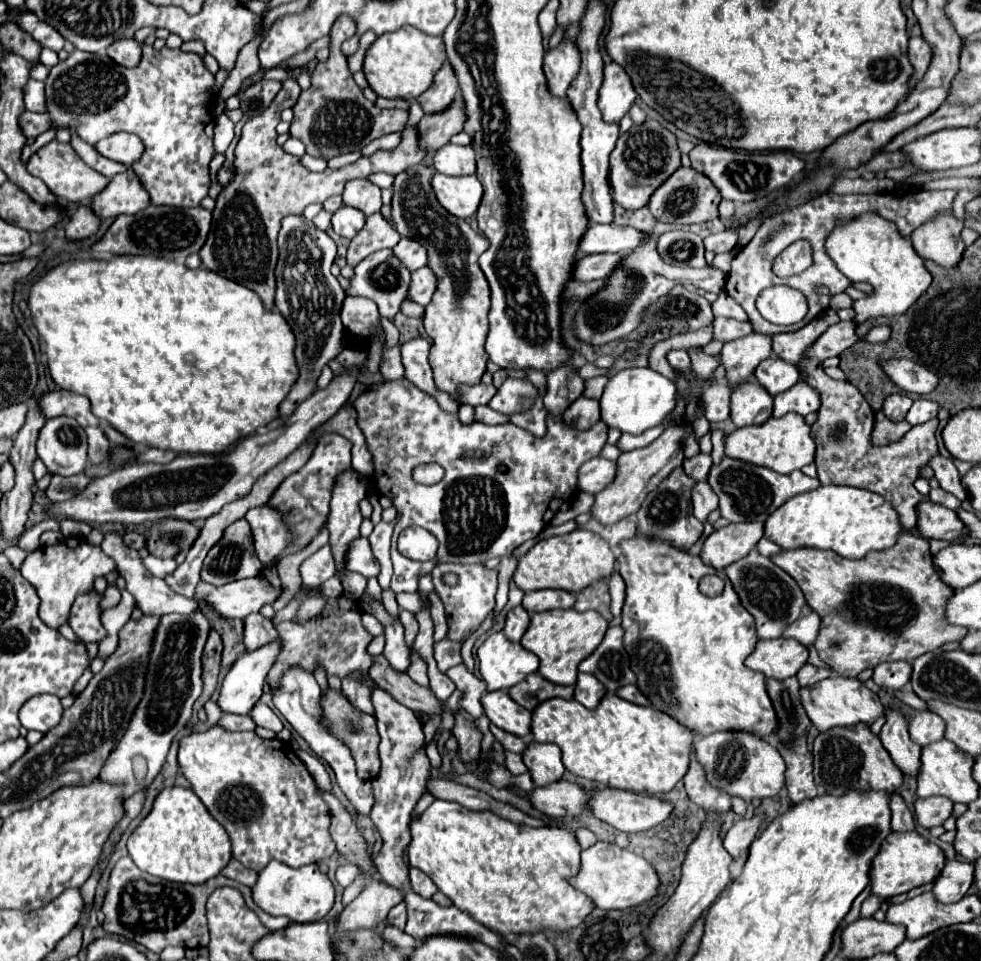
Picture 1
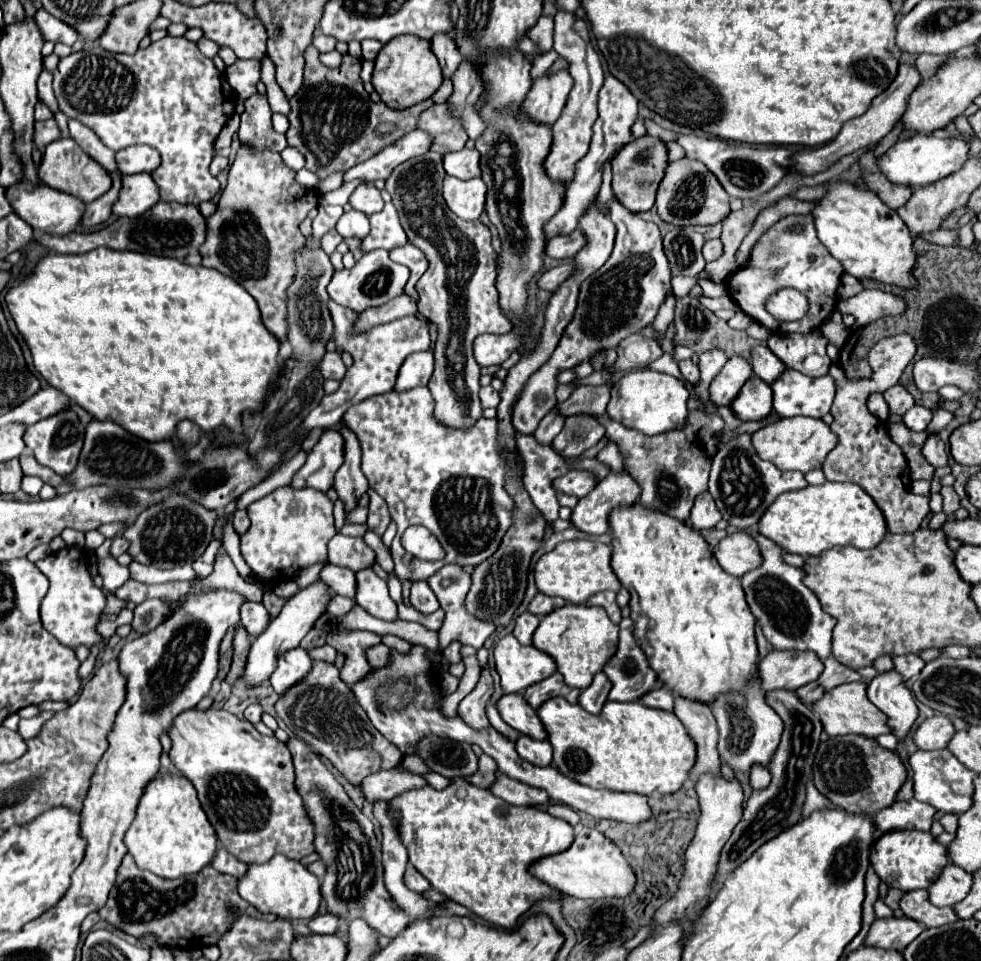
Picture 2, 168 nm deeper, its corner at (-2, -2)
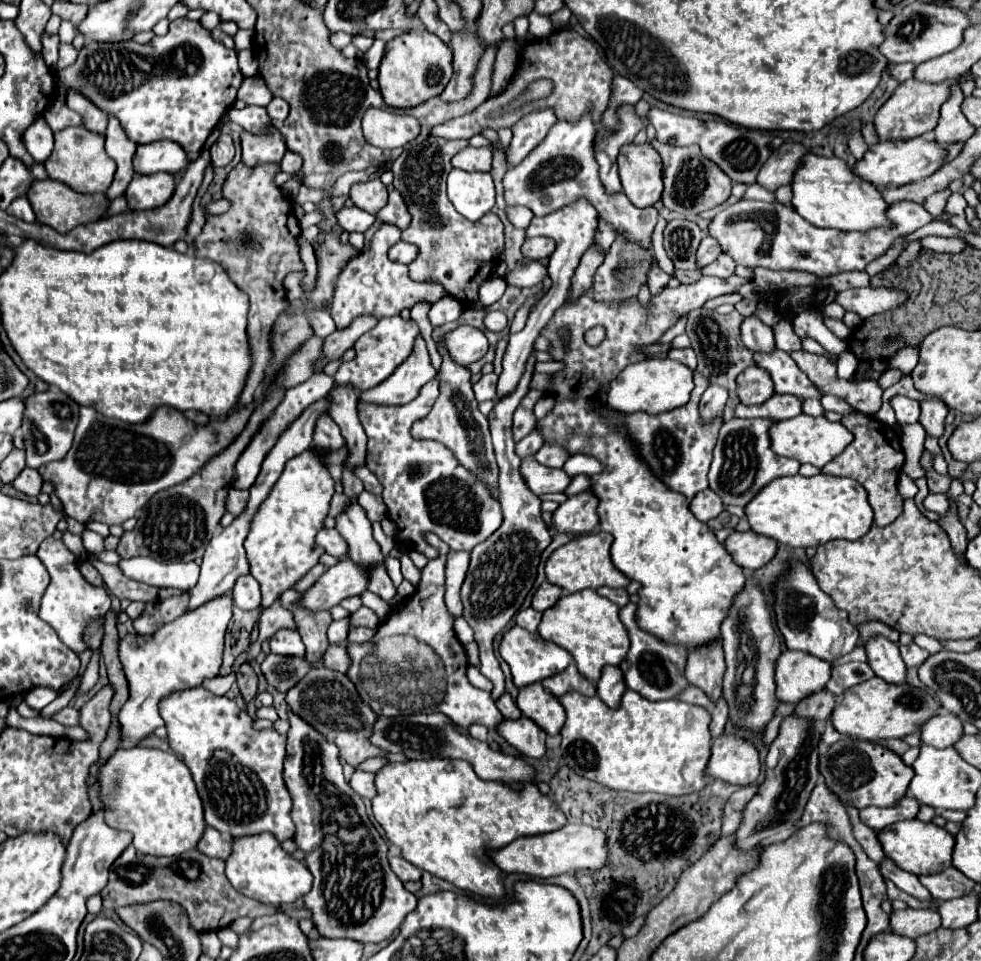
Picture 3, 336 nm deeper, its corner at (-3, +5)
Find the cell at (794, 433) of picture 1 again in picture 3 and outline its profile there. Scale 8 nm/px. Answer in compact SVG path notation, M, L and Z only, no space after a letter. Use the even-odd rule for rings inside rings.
M805 413L791 417L791 419L777 421L769 429L769 435L771 435L771 441L773 441L771 447L777 455L797 459L799 463L811 463L819 469L823 465L827 465L831 459L835 459L839 453L843 453L843 449L853 441L853 435L841 423L831 423L825 417L811 417L811 415L805 415Z

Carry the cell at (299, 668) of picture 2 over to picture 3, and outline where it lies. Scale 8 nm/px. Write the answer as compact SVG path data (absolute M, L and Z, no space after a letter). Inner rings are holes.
M279 629L271 639L269 639L271 651L279 653L279 655L303 655L305 653L305 645L299 637L299 631L295 629Z

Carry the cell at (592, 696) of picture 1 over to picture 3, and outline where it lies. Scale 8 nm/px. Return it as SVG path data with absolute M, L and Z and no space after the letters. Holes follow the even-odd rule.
M607 665L603 667L603 675L597 681L597 695L611 707L617 709L621 705L621 697L627 691L623 671L619 667Z

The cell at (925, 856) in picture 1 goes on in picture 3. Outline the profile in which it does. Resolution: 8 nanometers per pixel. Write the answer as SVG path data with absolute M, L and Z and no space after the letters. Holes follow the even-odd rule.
M919 819L899 821L895 825L889 825L879 833L879 841L887 857L891 857L901 869L915 875L931 875L947 869L951 865L951 855L955 845L955 837L949 831L933 823L923 823Z

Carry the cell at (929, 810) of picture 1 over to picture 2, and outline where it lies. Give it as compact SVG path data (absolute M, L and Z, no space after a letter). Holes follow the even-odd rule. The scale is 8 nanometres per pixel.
M918 800L894 802L890 808L884 808L874 814L876 828L882 832L890 830L920 830L928 832L936 816L936 808L930 804L922 804Z

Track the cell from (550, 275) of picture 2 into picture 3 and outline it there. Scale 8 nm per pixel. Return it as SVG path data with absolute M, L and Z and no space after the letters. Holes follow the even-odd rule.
M531 261L509 271L505 275L505 281L507 285L515 285L515 287L535 287L545 279L545 275L547 275L547 267L537 261Z

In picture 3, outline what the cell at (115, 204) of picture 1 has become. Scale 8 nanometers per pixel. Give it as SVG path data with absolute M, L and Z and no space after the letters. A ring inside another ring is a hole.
M167 173L135 175L125 191L125 197L131 209L155 209L171 199L175 185L175 177Z

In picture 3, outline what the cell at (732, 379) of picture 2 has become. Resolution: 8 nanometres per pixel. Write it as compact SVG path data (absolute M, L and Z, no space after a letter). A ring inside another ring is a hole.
M709 385L699 403L699 415L701 415L703 423L711 423L711 421L719 419L723 415L727 399L729 399L727 389L723 389L719 385Z

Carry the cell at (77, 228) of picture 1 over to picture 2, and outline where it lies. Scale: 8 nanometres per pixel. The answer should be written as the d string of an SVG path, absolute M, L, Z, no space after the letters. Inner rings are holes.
M114 172L112 174L112 188L104 196L100 196L98 200L86 204L86 210L84 210L84 216L82 216L82 222L80 222L84 228L94 228L94 226L104 224L108 220L108 216L112 214L110 212L110 206L118 198L120 186L122 186L120 184L120 174Z

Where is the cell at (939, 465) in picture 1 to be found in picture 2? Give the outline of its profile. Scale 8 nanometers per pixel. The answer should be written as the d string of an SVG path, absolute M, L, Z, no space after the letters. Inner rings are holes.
M938 434L928 436L928 440L926 440L924 448L922 448L922 454L926 456L926 460L928 460L934 468L948 466L948 454L946 454L944 442L938 438Z

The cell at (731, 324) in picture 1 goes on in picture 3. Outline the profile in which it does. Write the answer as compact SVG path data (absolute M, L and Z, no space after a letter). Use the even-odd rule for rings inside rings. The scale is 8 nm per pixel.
M695 373L695 389L691 393L691 399L685 407L673 409L669 413L659 413L659 415L649 415L649 413L631 413L631 415L621 415L613 409L603 407L601 411L605 415L611 415L611 419L617 421L625 421L627 433L631 435L631 439L637 443L641 457L647 461L647 465L653 469L653 473L665 483L669 485L673 491L683 493L687 499L695 497L699 491L707 489L707 471L711 465L711 451L715 447L717 441L717 433L719 427L723 425L723 421L713 421L711 425L703 425L699 421L699 401L703 391L709 387L709 381L705 377L699 377L699 373Z

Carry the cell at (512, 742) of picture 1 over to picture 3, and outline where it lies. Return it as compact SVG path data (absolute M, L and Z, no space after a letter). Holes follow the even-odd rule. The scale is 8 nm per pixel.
M503 693L503 695L497 699L497 709L501 711L503 717L511 717L511 719L521 717L519 707L515 705L515 701L513 701L513 697L511 697L509 693Z

